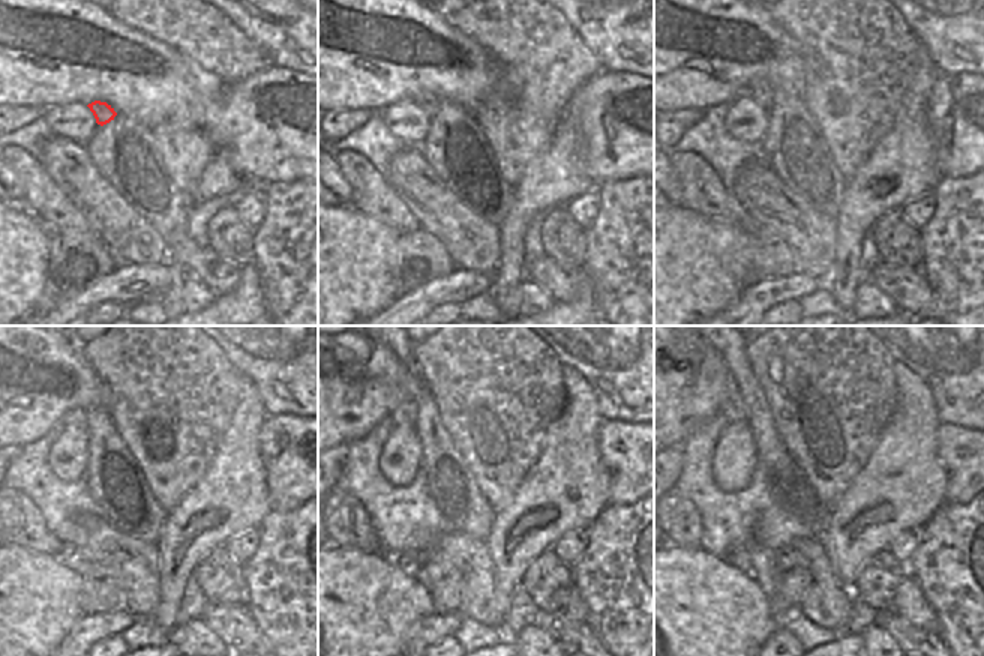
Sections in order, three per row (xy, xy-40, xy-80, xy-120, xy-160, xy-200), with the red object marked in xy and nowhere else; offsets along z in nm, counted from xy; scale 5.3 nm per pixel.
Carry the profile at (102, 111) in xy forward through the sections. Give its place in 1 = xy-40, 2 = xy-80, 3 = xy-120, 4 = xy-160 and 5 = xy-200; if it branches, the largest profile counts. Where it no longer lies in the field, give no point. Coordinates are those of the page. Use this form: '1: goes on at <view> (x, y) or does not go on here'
1: goes on at xy-40 (429, 102)
2: goes on at xy-80 (762, 92)
3: goes on at xy-120 (75, 418)
4: goes on at xy-160 (404, 415)
5: goes on at xy-200 (732, 409)

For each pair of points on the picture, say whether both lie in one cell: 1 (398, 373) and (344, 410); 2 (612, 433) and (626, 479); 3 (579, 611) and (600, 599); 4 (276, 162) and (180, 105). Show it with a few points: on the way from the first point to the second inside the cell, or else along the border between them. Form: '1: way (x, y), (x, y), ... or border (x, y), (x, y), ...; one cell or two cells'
1: way (384, 377), (362, 397), (357, 397); one cell
2: way (612, 445), (626, 461), (626, 467); one cell
3: border (573, 584), (587, 608), (588, 620); two cells
4: way (252, 138), (227, 113), (212, 105), (204, 105); one cell

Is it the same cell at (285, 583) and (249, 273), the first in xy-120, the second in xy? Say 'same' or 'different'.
different

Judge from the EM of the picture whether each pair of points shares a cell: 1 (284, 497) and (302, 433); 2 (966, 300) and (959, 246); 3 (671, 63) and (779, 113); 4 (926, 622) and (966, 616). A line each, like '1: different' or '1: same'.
1: same
2: same
3: different
4: different

